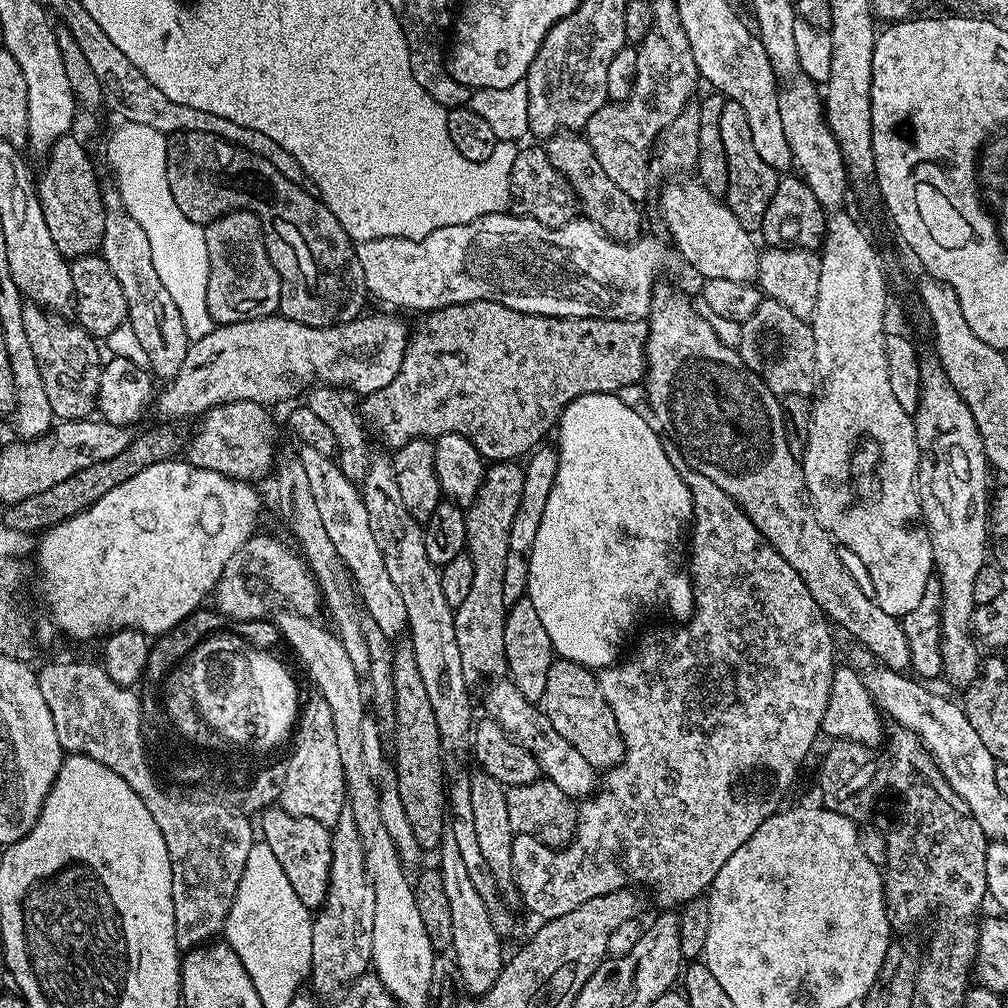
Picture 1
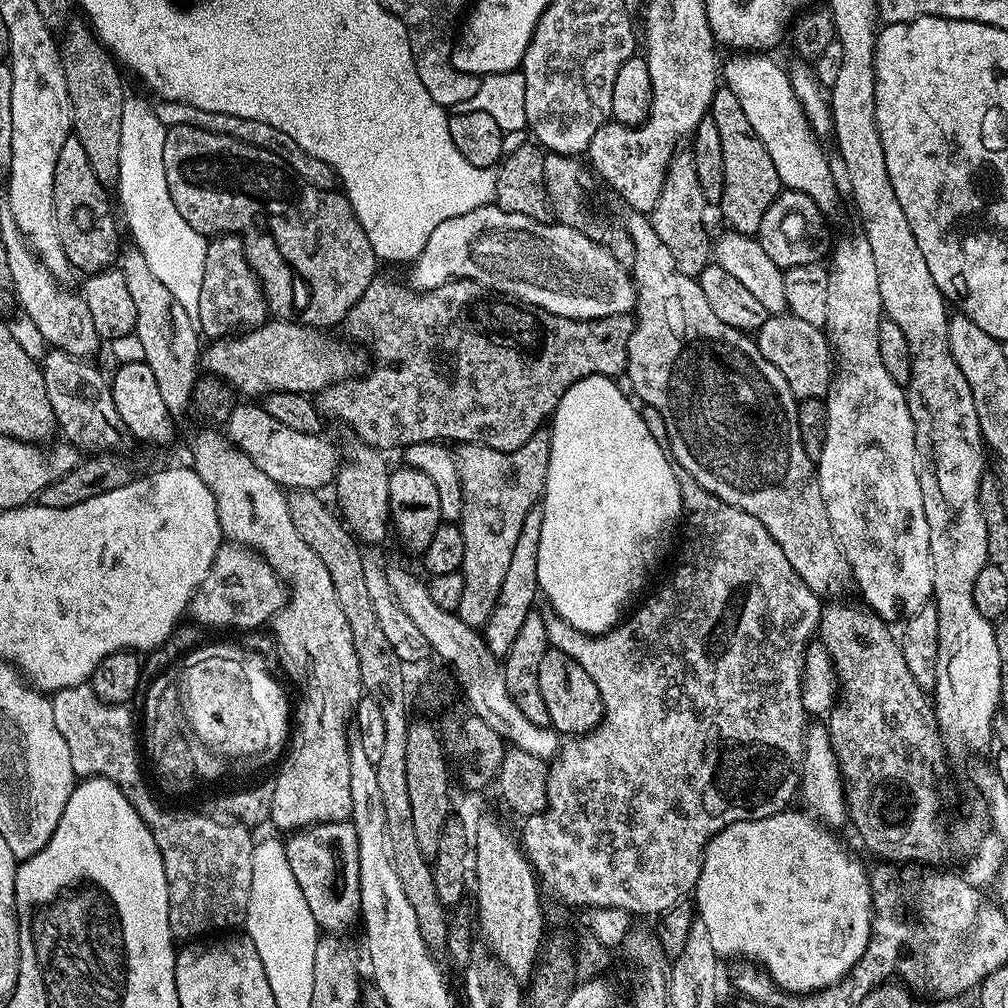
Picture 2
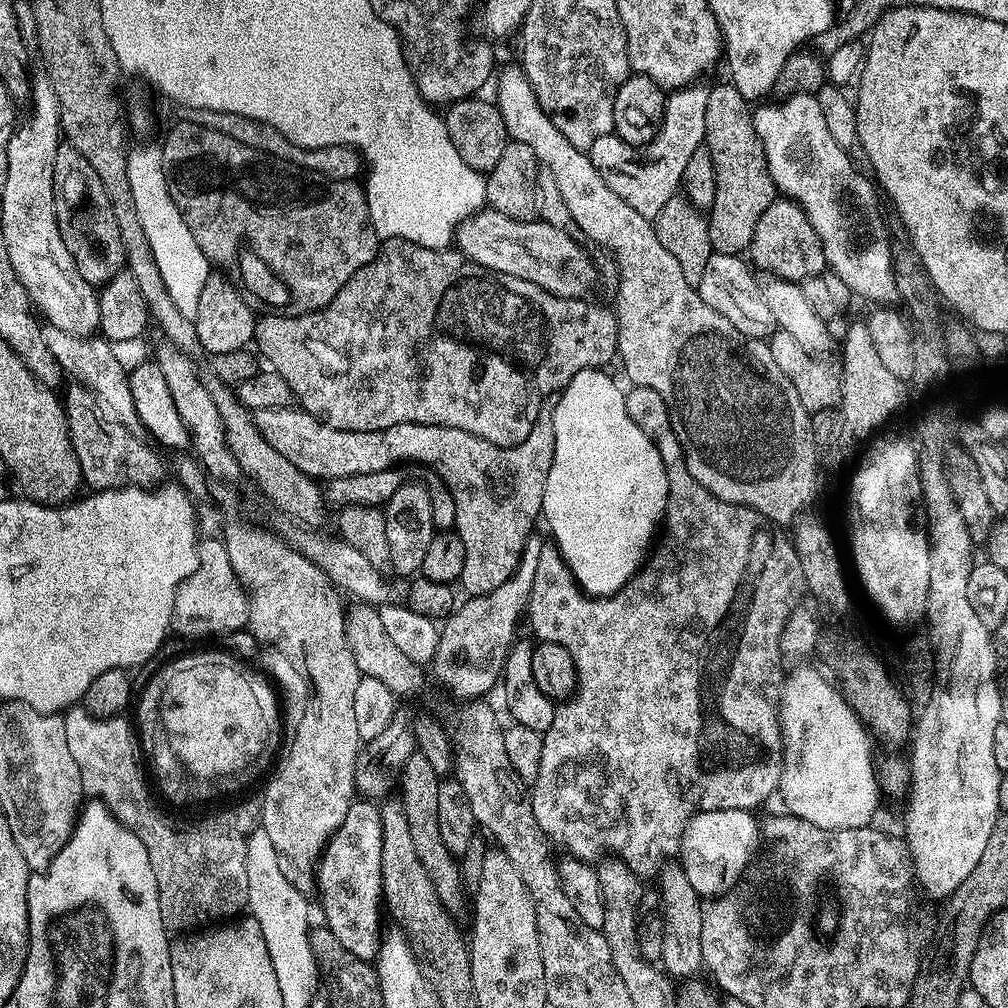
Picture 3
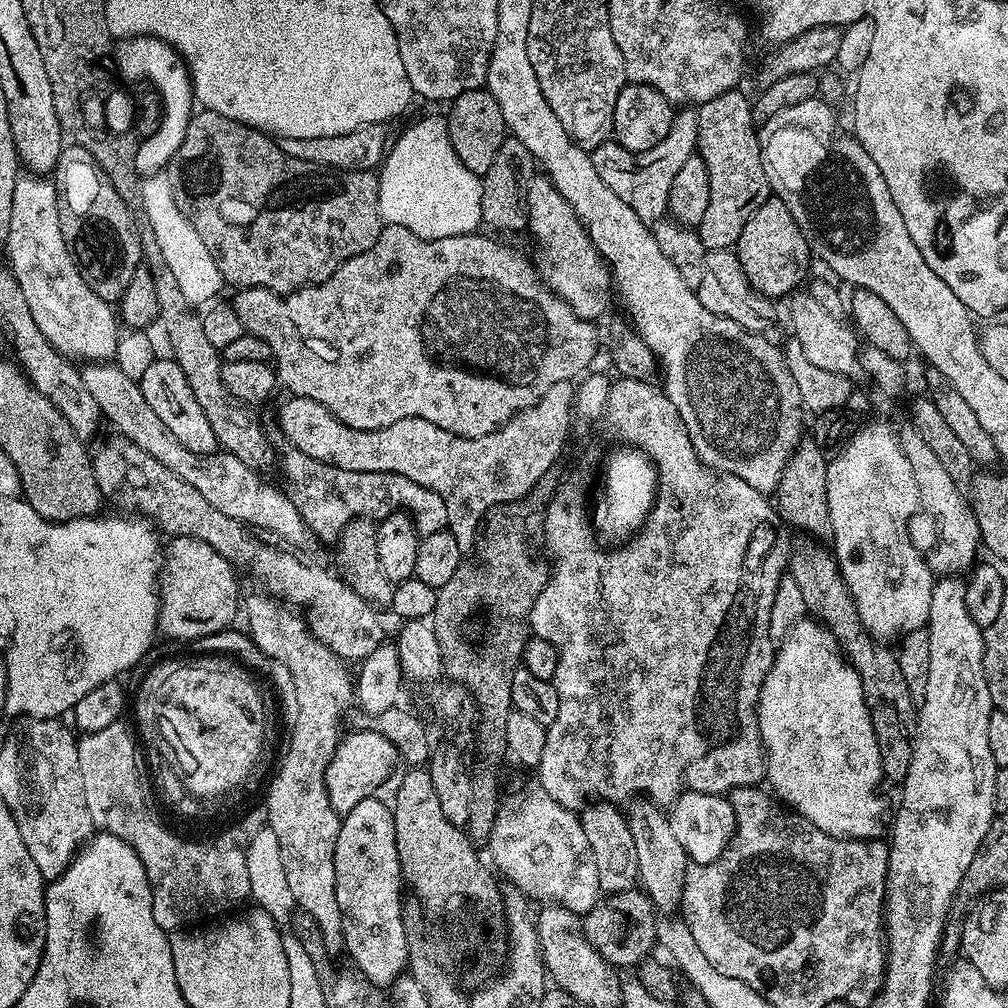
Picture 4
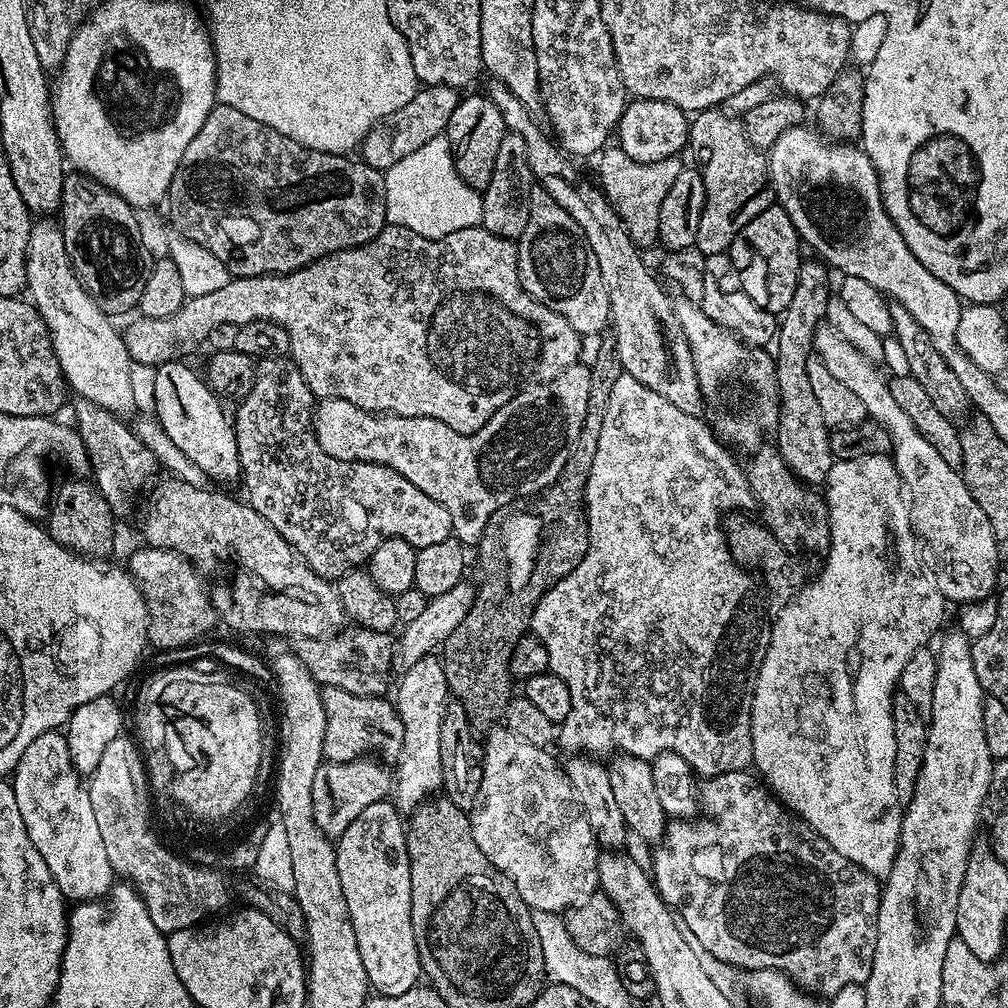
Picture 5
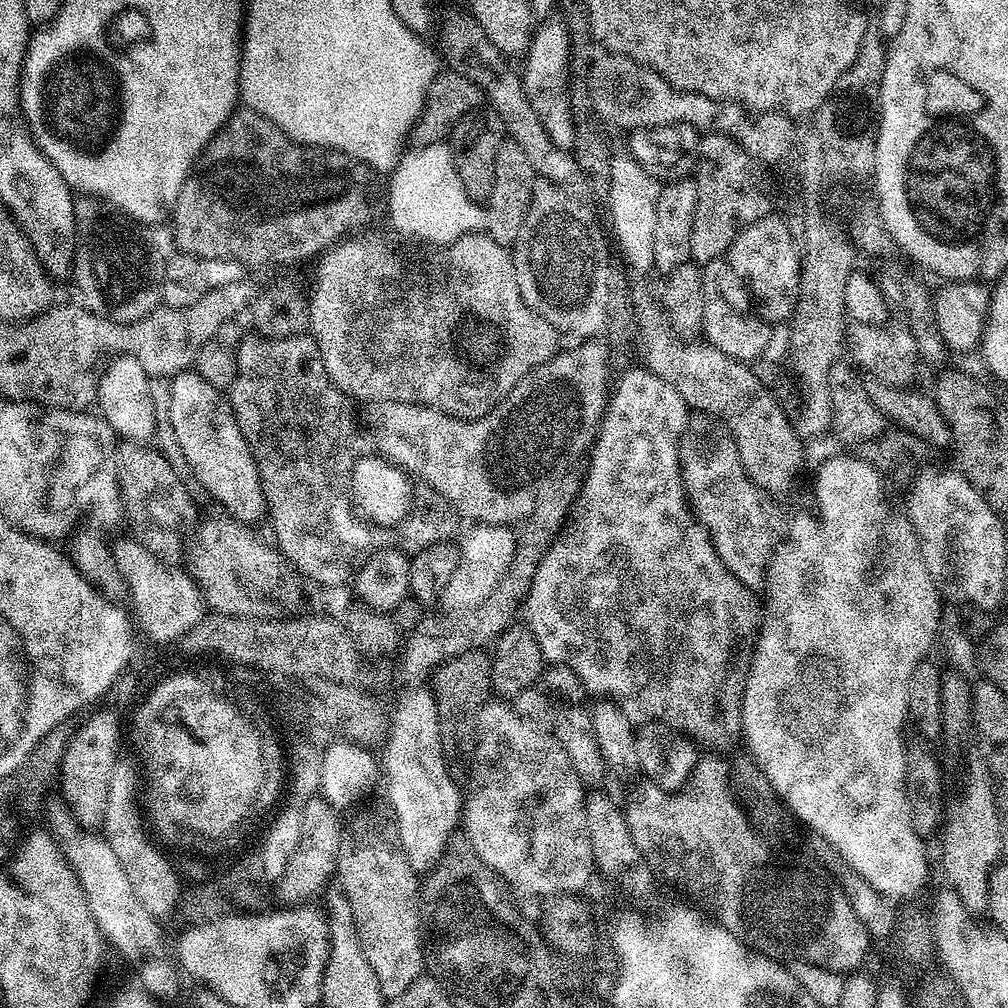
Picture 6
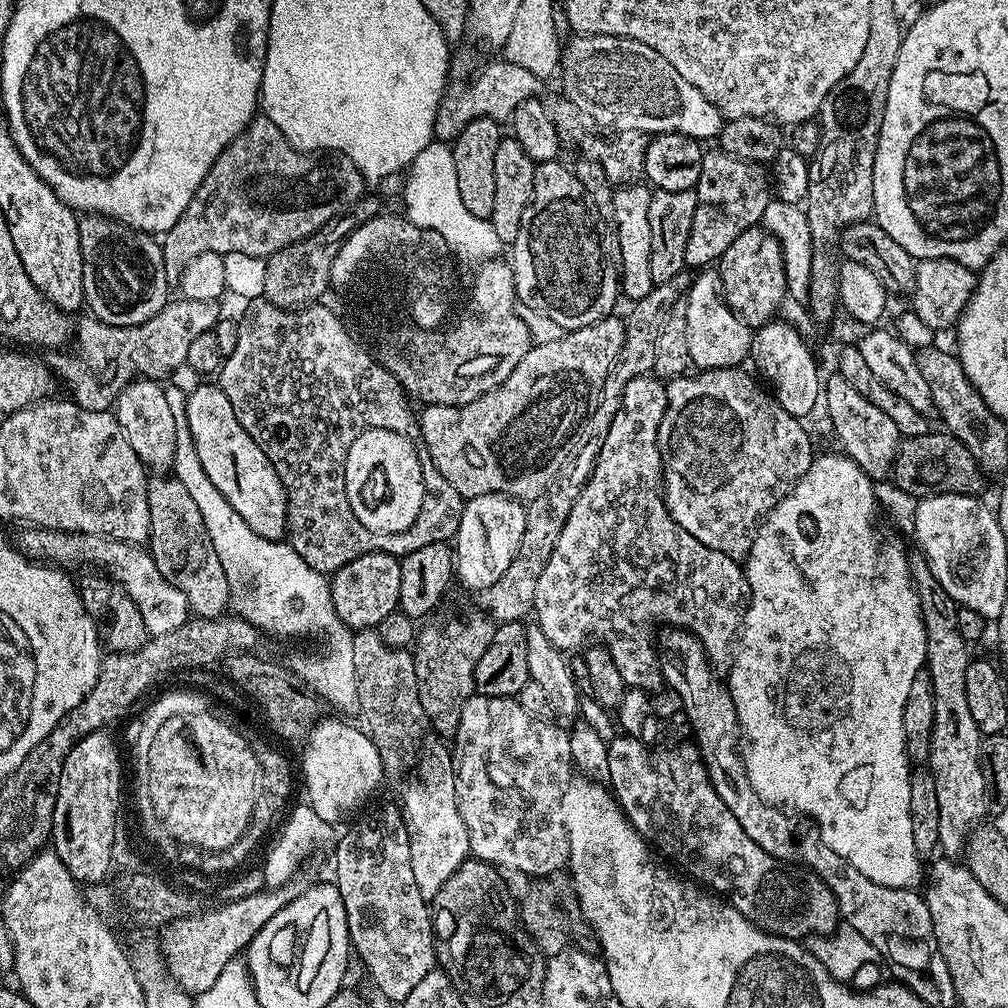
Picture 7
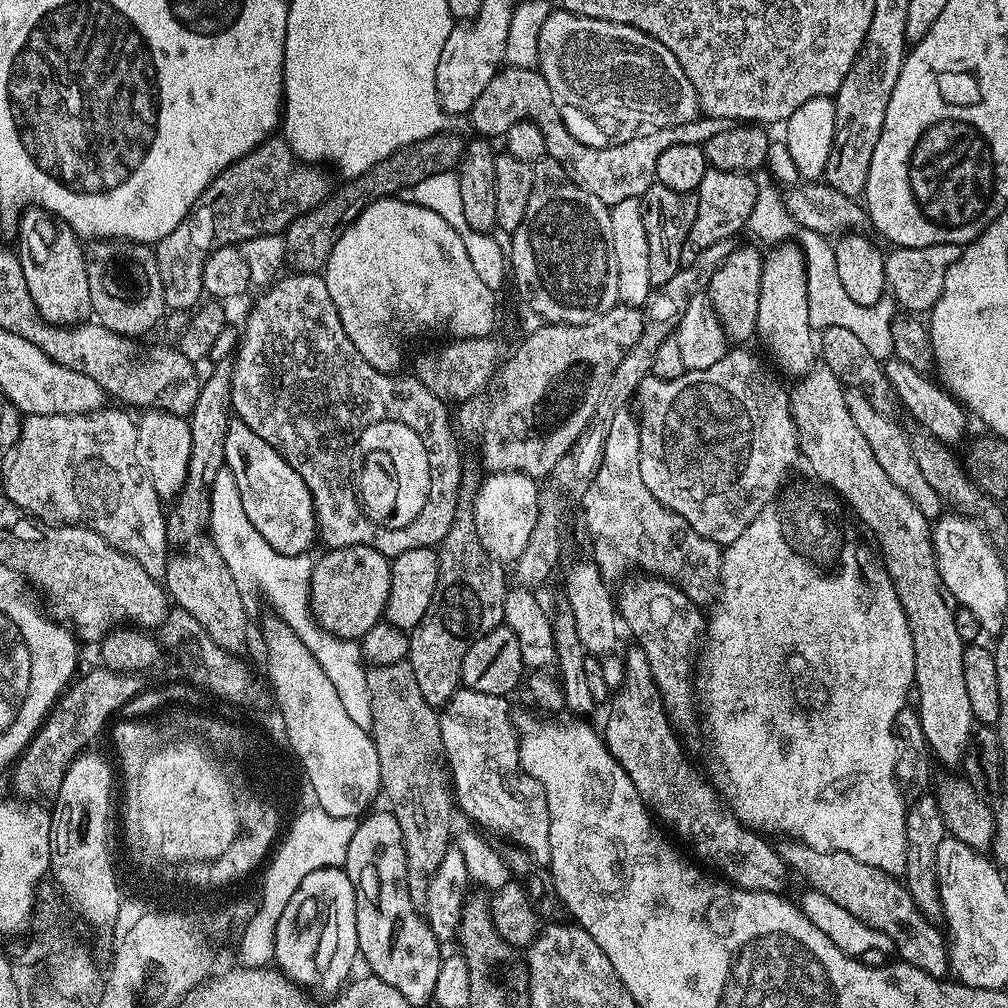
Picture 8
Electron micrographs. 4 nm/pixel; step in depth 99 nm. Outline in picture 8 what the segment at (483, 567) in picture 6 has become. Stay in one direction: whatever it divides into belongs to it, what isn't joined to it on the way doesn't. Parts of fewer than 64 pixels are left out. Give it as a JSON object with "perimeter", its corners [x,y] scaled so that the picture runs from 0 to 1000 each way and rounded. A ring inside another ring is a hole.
{"perimeter":[[[520,468],[485,469],[478,477],[471,494],[471,526],[481,548],[494,558],[512,557],[534,516],[536,482],[531,473]]]}

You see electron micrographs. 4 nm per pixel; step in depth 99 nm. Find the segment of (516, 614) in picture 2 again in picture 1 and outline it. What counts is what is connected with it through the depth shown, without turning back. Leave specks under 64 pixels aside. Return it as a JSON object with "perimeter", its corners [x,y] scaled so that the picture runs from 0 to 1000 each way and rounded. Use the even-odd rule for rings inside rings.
{"perimeter":[[[533,443],[523,453],[518,498],[514,498],[514,510],[510,510],[510,518],[506,522],[506,546],[502,546],[502,573],[498,577],[500,594],[504,597],[517,594],[524,586],[524,555],[530,546],[534,518],[538,518],[538,510],[542,510],[542,498],[546,495],[546,486],[550,486],[550,474],[554,470],[555,447],[551,443],[540,443]]]}

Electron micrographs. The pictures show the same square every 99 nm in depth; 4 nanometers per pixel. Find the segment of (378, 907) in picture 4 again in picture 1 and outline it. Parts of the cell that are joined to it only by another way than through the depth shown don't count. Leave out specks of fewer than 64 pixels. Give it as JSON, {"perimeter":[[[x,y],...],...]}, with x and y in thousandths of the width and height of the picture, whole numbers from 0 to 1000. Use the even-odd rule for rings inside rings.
{"perimeter":[[[267,800],[257,807],[256,825],[260,835],[268,839],[272,851],[276,851],[280,863],[284,863],[284,871],[288,871],[288,879],[292,879],[292,887],[300,891],[302,898],[313,903],[321,896],[325,887],[325,873],[328,871],[328,831],[326,818],[312,815],[312,812],[296,812],[274,800]]]}

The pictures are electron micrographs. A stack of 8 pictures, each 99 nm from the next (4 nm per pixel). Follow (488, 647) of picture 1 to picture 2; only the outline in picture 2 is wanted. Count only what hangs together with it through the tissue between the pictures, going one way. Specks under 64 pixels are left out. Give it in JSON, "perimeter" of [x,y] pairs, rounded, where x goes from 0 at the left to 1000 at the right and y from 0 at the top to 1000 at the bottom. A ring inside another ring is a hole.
{"perimeter":[[[537,427],[509,448],[462,439],[451,445],[452,469],[458,478],[458,510],[454,523],[462,542],[455,566],[458,569],[458,597],[454,610],[468,623],[475,624],[486,613],[506,562],[506,553],[510,551],[510,538],[514,538],[514,530],[518,528],[518,518],[539,493],[545,436],[545,430]]]}

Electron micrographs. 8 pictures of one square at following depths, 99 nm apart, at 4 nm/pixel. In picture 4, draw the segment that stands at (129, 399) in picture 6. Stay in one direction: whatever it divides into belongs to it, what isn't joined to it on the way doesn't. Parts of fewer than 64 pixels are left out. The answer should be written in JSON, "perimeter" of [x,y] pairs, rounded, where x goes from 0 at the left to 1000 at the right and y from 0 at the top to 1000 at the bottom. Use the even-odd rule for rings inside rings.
{"perimeter":[[[20,173],[16,176],[16,184],[14,185],[14,204],[10,208],[10,228],[8,229],[8,237],[6,239],[8,245],[8,258],[10,261],[10,269],[16,275],[18,283],[22,286],[23,295],[26,296],[27,303],[34,313],[34,318],[38,321],[38,326],[42,327],[42,331],[46,333],[53,344],[57,346],[63,353],[68,355],[76,355],[80,353],[83,359],[107,359],[114,354],[115,340],[117,338],[117,330],[115,331],[115,321],[117,322],[117,313],[113,309],[112,303],[108,299],[97,296],[97,292],[93,292],[93,288],[89,288],[89,284],[85,284],[85,280],[79,271],[79,265],[75,262],[75,257],[71,255],[71,249],[67,247],[67,241],[62,236],[62,224],[58,220],[58,200],[56,199],[56,184],[51,178],[45,177],[40,173]]]}

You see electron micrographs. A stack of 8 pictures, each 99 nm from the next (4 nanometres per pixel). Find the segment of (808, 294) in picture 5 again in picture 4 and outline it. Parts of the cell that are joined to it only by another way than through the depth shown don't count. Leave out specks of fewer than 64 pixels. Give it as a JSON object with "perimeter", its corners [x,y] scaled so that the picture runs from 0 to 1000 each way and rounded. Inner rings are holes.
{"perimeter":[[[798,437],[795,438],[795,440],[793,443],[790,444],[790,447],[785,452],[785,454],[782,456],[781,464],[777,467],[776,474],[773,476],[773,482],[770,487],[770,504],[771,507],[774,509],[775,515],[778,516],[778,518],[787,525],[794,524],[812,534],[818,534],[822,535],[824,533],[824,530],[826,528],[826,518],[825,518],[825,510],[824,510],[824,496],[821,494],[821,454],[820,451],[817,452],[816,448],[818,448],[814,441],[811,440],[807,437]]]}

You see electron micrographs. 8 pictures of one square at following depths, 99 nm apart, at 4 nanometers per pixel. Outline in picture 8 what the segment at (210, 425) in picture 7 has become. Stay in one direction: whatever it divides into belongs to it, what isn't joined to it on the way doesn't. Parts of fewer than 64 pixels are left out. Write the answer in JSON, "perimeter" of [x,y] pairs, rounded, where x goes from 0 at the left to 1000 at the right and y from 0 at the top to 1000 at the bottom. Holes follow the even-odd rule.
{"perimeter":[[[230,415],[226,421],[222,459],[235,479],[244,513],[276,550],[300,551],[307,547],[310,539],[314,539],[313,507],[308,486],[304,478],[300,478],[300,470],[237,415]]]}

